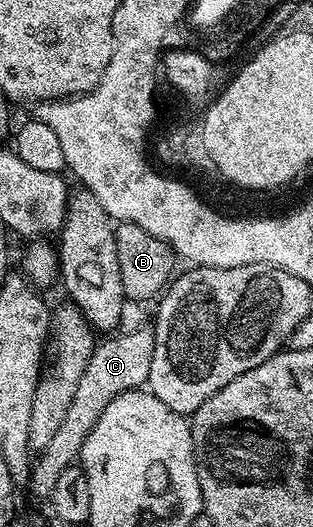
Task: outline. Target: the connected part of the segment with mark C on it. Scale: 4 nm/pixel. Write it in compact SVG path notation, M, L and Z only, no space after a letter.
M142 326L132 332L120 331L118 334L108 335L100 339L95 345L93 354L89 358L89 366L85 366L85 374L77 382L77 394L73 394L73 402L69 402L69 410L65 410L65 422L61 422L57 434L53 434L53 439L45 450L34 457L31 466L30 491L35 491L35 496L43 502L50 501L53 494L53 486L57 484L57 478L65 474L79 459L79 452L85 444L85 438L89 438L89 430L97 426L97 418L101 418L101 410L117 398L117 394L122 392L133 392L142 389L149 378L149 366L153 366L153 346L155 345L155 334L150 327Z

